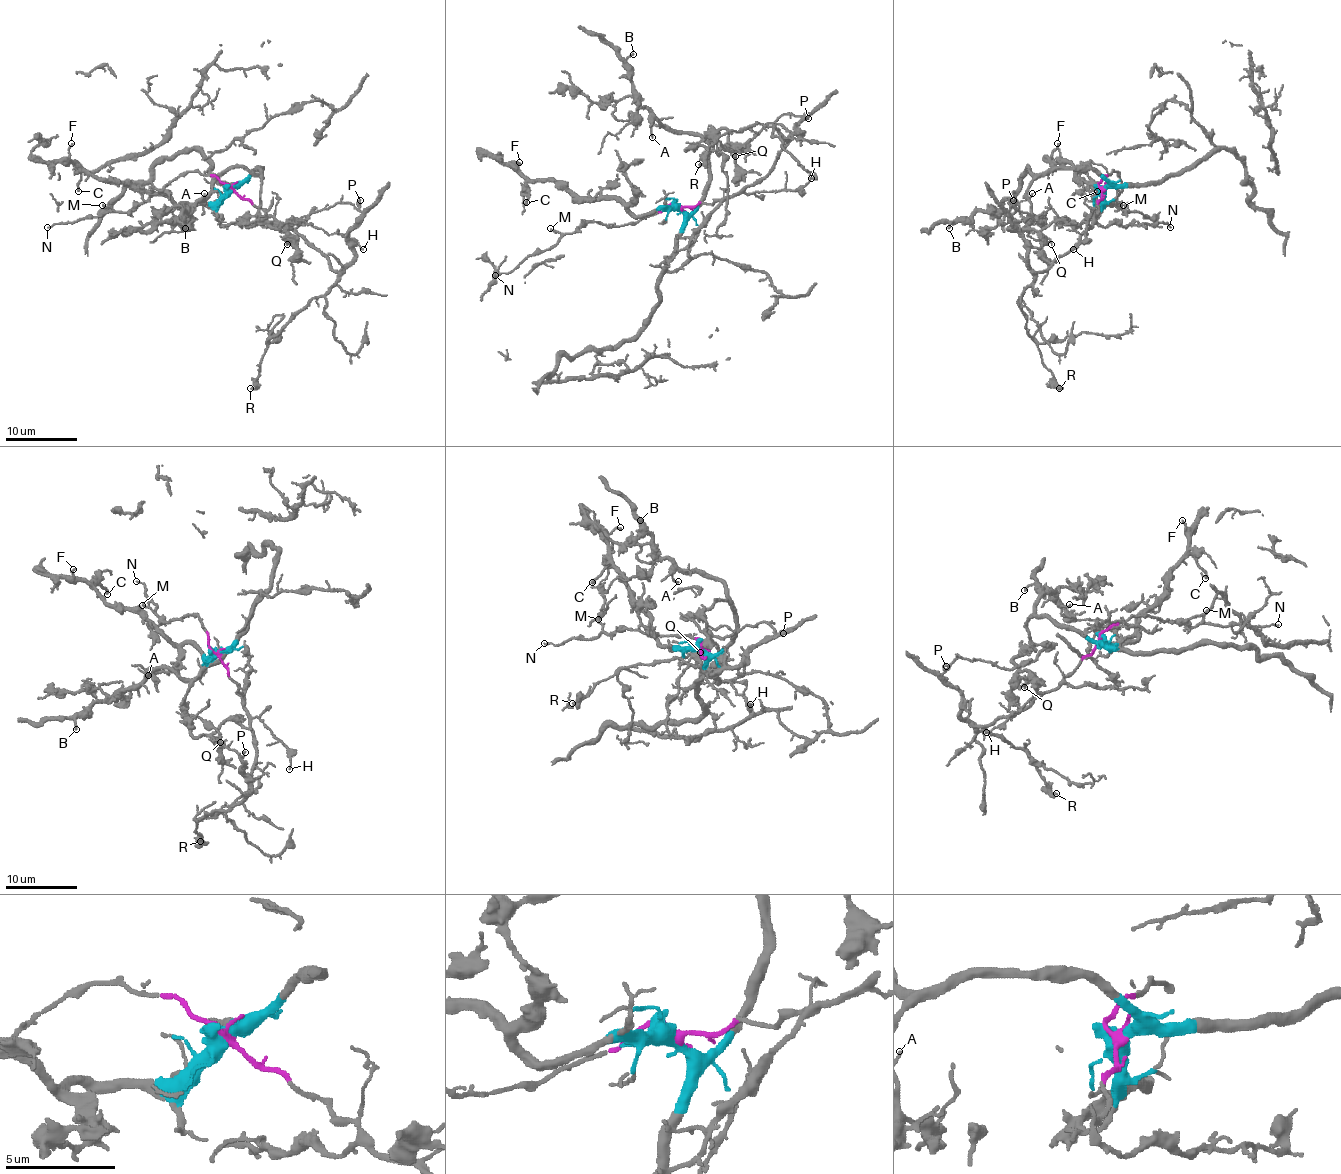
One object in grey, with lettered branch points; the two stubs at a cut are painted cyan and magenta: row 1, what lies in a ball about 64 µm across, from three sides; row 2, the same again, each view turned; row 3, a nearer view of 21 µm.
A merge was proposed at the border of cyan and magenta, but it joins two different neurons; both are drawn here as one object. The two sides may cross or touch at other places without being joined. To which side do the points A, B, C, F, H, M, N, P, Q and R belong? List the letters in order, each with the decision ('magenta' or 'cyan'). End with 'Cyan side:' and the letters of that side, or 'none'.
A: cyan
B: cyan
C: cyan
F: cyan
H: magenta
M: magenta
N: magenta
P: magenta
Q: cyan
R: magenta
Cyan side: A, B, C, F, Q

